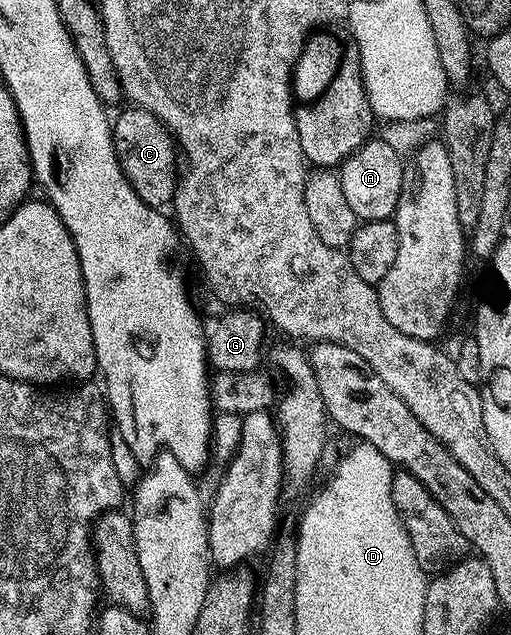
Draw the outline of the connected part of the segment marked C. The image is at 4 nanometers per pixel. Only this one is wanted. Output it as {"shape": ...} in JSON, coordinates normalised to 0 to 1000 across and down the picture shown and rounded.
{"shape":[[[260,165],[249,167],[249,170],[249,175],[235,176],[219,187],[227,247],[237,254],[243,272],[250,279],[258,298],[266,298],[274,317],[282,317],[282,323],[292,326],[323,328],[323,320],[327,324],[339,315],[341,299],[348,296],[352,280],[352,250],[344,243],[344,220],[333,211],[331,203],[297,176]]]}

